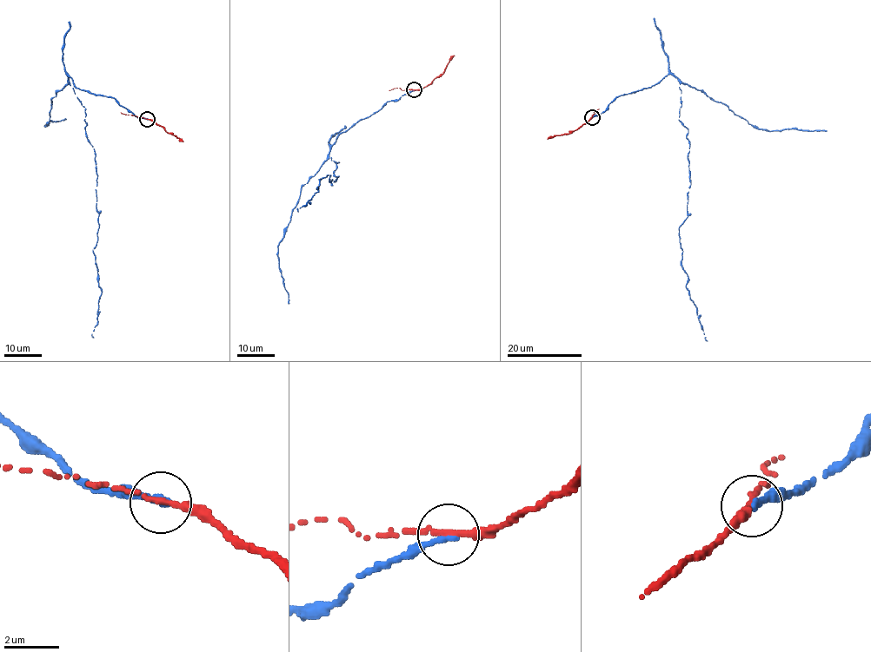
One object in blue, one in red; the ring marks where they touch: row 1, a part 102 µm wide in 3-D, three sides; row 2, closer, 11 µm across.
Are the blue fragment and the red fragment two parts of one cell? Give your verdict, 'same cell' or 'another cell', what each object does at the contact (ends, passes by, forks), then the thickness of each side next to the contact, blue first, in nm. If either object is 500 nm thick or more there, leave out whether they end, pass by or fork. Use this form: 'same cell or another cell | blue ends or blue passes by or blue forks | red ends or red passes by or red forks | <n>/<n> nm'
same cell | blue ends | red passes by | 280/240 nm

